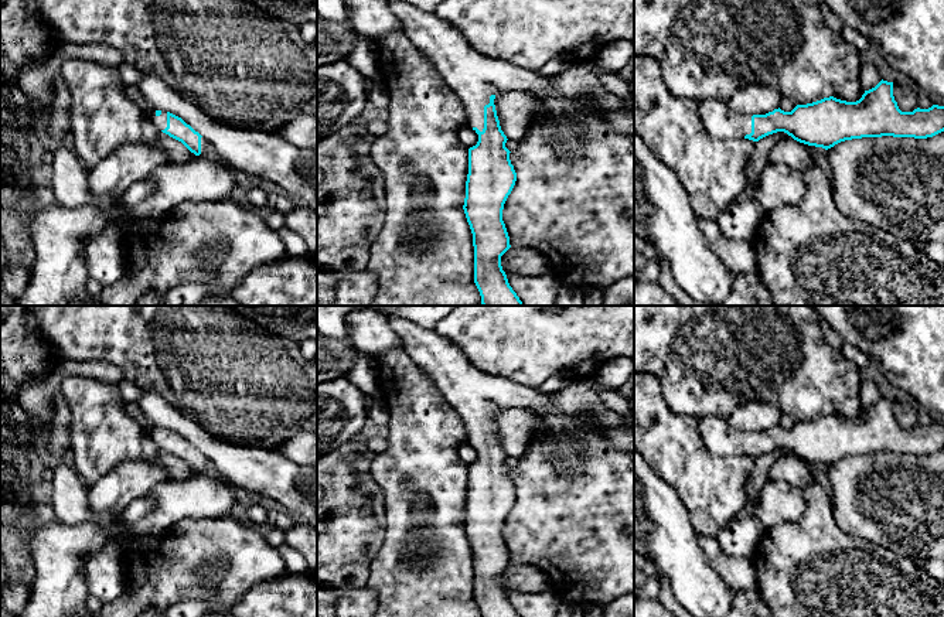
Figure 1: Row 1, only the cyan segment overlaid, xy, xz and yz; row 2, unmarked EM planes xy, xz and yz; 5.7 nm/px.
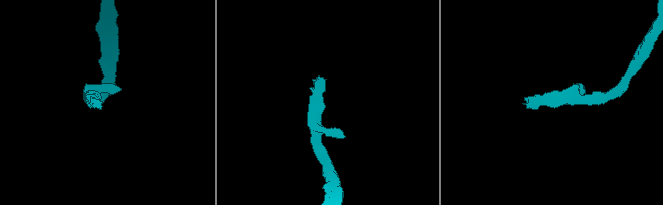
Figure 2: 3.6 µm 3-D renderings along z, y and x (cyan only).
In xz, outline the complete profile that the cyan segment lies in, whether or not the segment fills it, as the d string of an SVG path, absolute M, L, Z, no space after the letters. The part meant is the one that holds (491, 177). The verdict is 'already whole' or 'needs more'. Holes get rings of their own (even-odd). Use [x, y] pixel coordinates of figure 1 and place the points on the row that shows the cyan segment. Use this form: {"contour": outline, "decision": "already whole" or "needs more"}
{"contour": "M388 0L391 11L399 20L405 35L433 62L443 81L461 99L468 126L478 134L476 146L468 149L468 174L466 181L464 214L473 233L474 283L483 306L522 306L508 283L501 266L501 256L511 248L502 221L504 204L511 194L517 173L505 147L507 136L501 130L494 99L504 92L525 92L536 99L559 98L572 105L589 106L601 113L614 130L634 136L634 116L621 99L610 93L601 83L590 62L573 64L563 72L548 78L539 71L529 71L504 59L490 58L467 44L466 37L454 25L436 13L422 11L398 0Z", "decision": "needs more"}

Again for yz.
{"contour": "M880 81L865 91L856 102L834 96L797 105L791 112L780 108L766 115L742 115L727 102L705 99L698 103L705 132L712 139L760 139L784 132L794 140L822 147L862 137L914 137L927 139L944 132L944 106L902 112L893 96L893 82Z", "decision": "needs more"}

